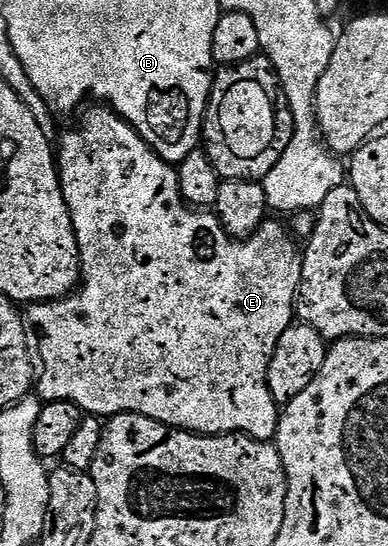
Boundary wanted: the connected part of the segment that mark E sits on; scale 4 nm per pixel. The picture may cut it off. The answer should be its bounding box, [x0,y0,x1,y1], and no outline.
[26,106,304,441]

